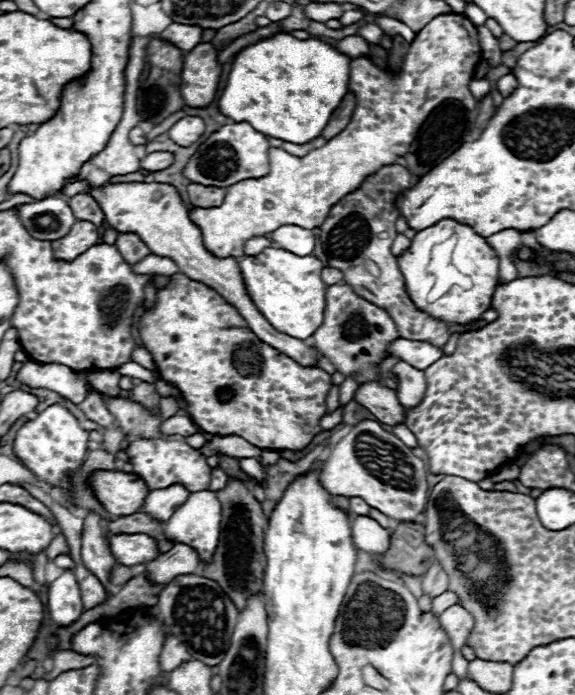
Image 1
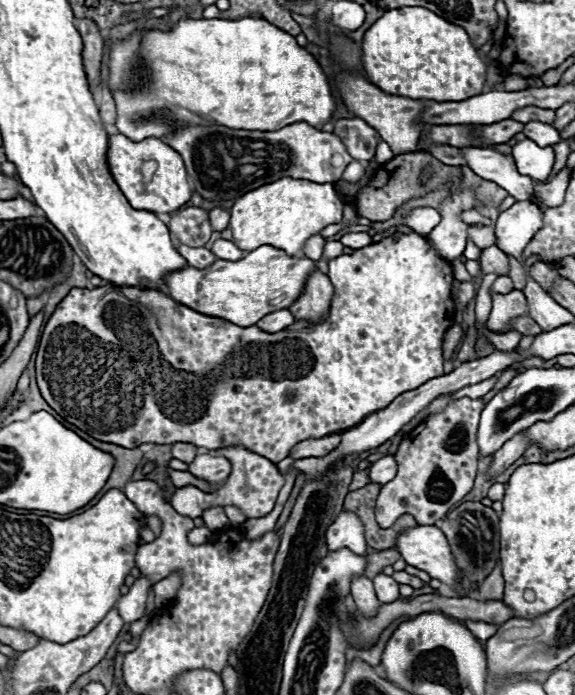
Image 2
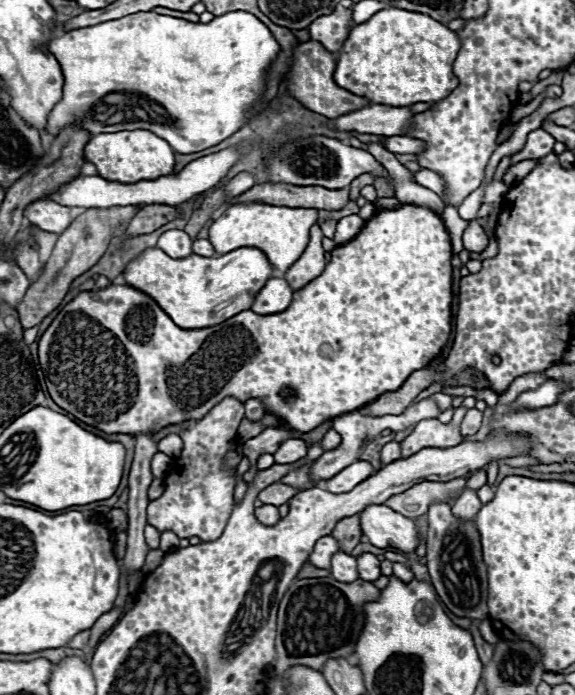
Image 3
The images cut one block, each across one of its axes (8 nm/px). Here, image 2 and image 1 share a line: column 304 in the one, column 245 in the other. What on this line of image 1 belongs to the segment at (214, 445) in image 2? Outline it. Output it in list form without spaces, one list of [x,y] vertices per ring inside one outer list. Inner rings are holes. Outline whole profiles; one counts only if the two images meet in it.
[[[182,272],[174,274],[172,280],[170,280],[170,284],[168,284],[166,288],[160,288],[160,290],[156,292],[156,304],[154,304],[152,308],[144,310],[144,314],[140,316],[138,332],[140,332],[140,338],[142,338],[144,348],[146,348],[146,350],[152,354],[152,358],[156,360],[156,366],[158,366],[158,372],[160,372],[162,380],[174,384],[174,386],[180,390],[182,398],[184,398],[186,404],[188,404],[188,414],[190,414],[190,418],[192,418],[204,432],[218,434],[218,436],[230,436],[230,434],[242,436],[244,440],[248,440],[250,444],[254,444],[254,446],[258,446],[258,448],[262,448],[262,450],[302,450],[302,448],[306,448],[306,446],[310,444],[310,440],[312,440],[316,434],[322,432],[320,420],[326,416],[326,394],[328,394],[328,390],[330,390],[330,374],[326,374],[326,372],[320,370],[320,368],[304,368],[304,366],[296,364],[294,360],[290,360],[288,356],[276,352],[272,346],[266,346],[264,342],[260,342],[260,340],[256,338],[256,334],[248,328],[248,324],[244,322],[244,318],[238,314],[238,310],[236,310],[232,304],[228,304],[228,302],[226,302],[216,290],[212,290],[210,286],[206,286],[206,284],[202,284],[202,282],[194,282],[194,280],[190,280],[190,278],[188,278],[186,274],[182,274]],[[222,388],[234,388],[234,396],[232,396],[230,400],[224,400],[224,402],[222,402],[222,400],[218,398],[218,392],[220,392]]]

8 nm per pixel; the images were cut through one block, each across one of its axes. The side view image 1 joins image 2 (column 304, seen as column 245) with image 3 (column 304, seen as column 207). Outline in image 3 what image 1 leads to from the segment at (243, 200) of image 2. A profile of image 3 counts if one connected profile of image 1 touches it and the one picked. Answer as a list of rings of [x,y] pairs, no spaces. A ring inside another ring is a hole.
[[[234,204],[214,220],[208,230],[208,240],[214,244],[218,254],[232,252],[234,248],[252,246],[262,248],[268,262],[272,264],[276,276],[282,276],[304,252],[308,244],[310,226],[316,224],[318,210],[314,208],[288,208],[288,206],[270,206],[270,204]]]

